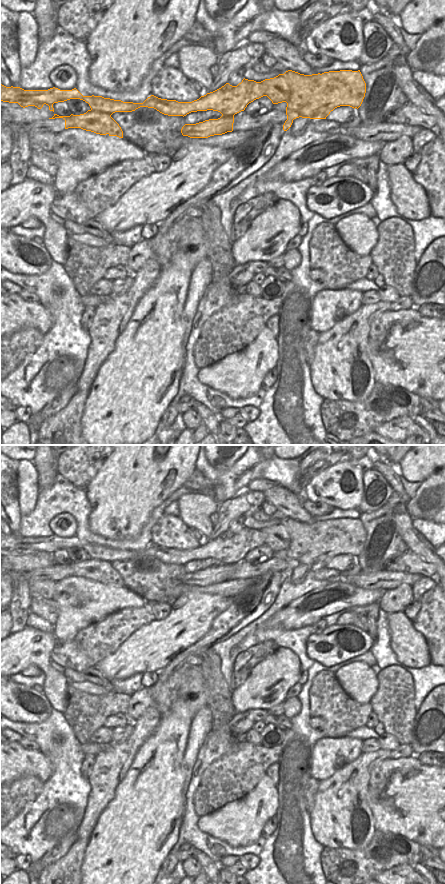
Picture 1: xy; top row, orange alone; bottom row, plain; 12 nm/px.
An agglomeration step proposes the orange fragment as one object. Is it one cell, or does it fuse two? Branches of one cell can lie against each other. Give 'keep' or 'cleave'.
cleave

